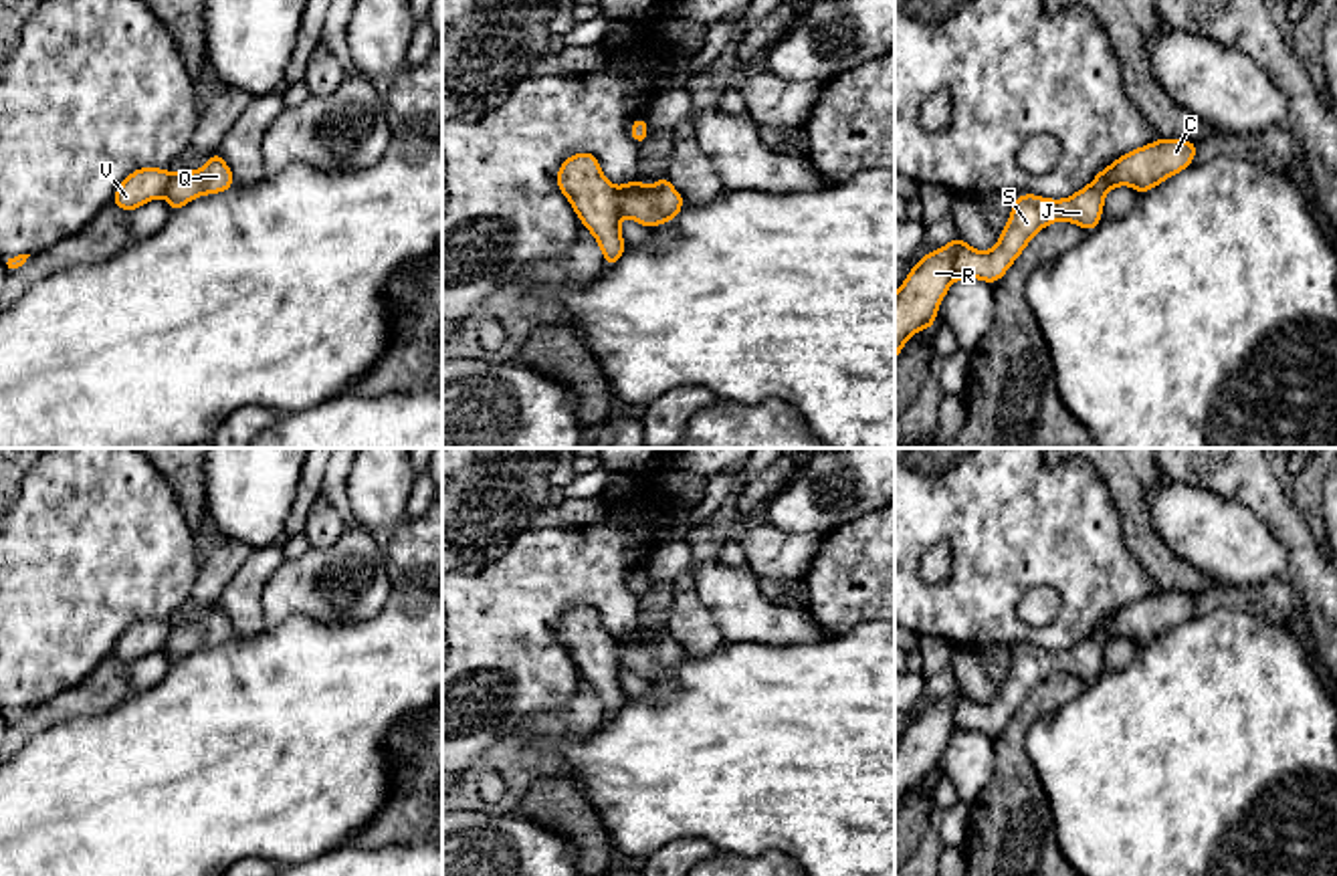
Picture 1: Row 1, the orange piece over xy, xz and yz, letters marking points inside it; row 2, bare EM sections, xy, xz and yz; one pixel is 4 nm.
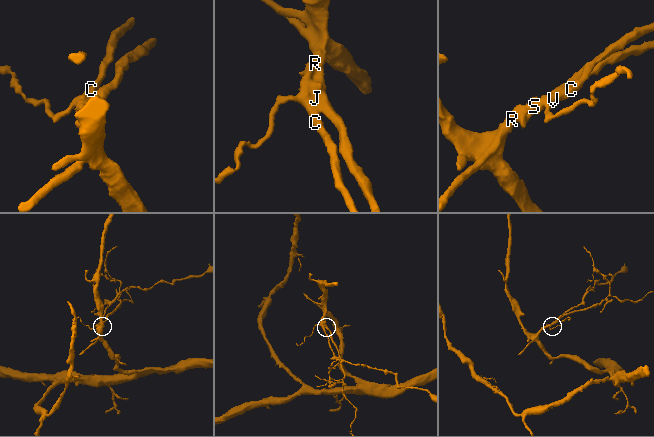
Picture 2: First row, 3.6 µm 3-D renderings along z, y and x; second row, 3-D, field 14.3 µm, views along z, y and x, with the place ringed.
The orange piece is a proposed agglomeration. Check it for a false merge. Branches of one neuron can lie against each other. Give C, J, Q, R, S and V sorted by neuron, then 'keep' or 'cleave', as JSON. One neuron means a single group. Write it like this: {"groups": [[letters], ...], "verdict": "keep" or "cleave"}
{"groups": [["C", "R", "V"], ["J", "Q", "S"]], "verdict": "cleave"}

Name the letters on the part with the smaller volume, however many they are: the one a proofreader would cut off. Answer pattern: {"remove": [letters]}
{"remove": ["C", "R", "V"]}

